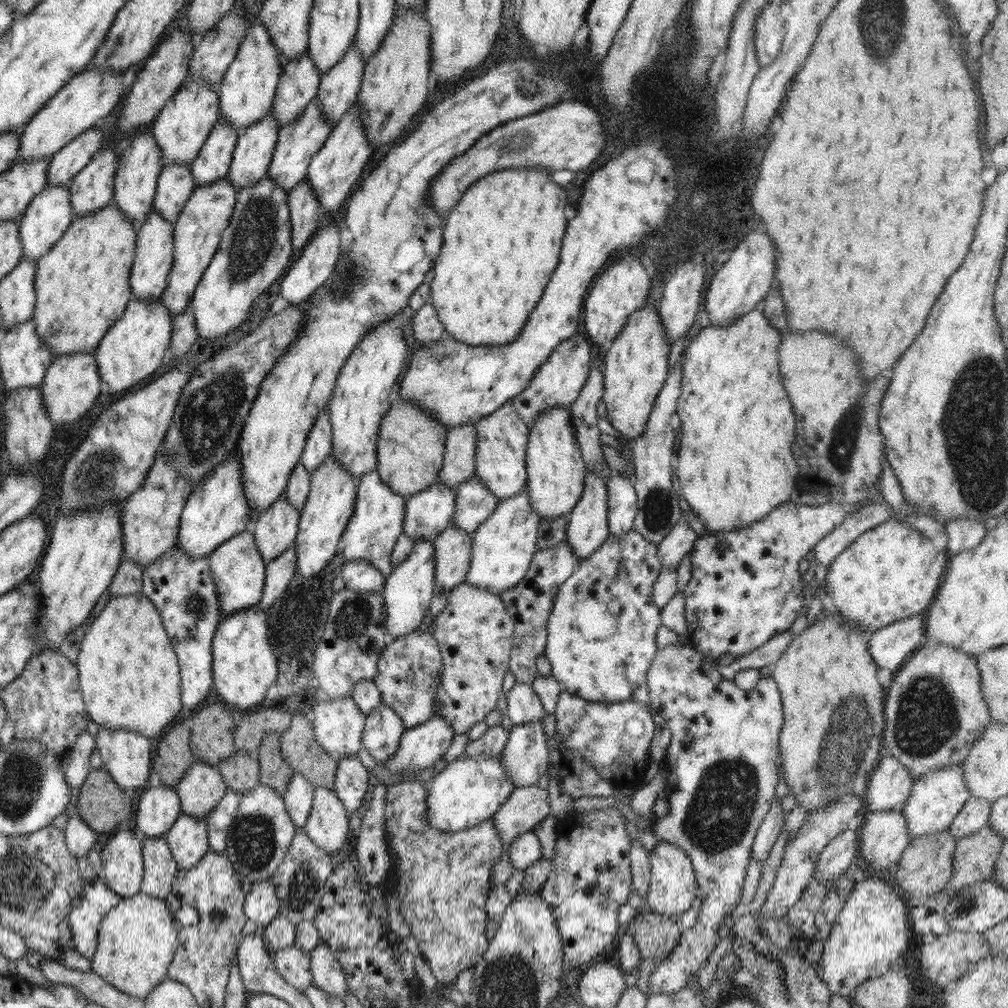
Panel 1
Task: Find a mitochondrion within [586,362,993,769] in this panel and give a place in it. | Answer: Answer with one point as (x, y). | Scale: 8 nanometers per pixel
(926, 717)

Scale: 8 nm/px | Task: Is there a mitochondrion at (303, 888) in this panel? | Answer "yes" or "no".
yes

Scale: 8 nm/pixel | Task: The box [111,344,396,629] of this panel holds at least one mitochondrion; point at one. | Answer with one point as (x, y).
(208, 416)

